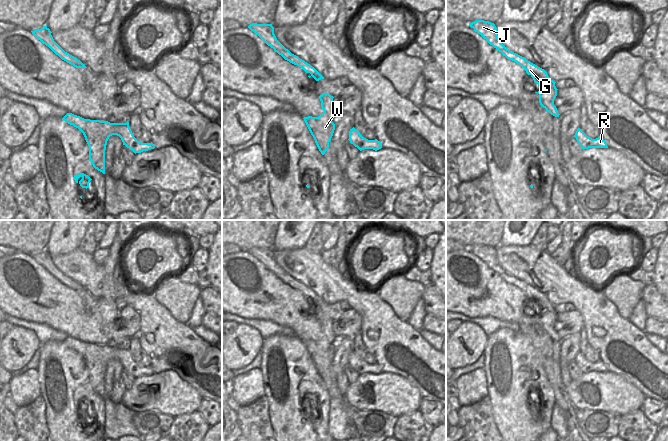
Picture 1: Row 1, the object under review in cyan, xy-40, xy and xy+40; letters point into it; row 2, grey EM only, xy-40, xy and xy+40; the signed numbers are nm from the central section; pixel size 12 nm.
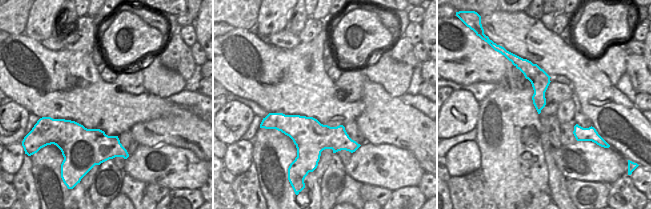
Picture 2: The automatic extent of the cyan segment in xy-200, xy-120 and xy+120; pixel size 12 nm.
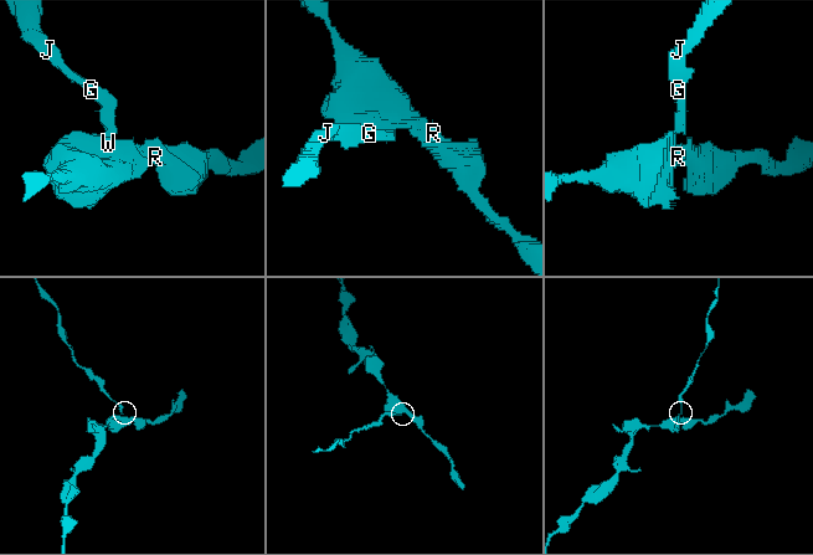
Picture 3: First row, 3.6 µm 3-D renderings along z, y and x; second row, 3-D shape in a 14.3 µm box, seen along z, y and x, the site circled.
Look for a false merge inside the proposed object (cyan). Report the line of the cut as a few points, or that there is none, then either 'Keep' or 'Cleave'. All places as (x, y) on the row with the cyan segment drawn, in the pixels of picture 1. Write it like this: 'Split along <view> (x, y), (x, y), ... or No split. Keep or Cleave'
Split along xy (324, 110), (330, 119). Cleave.

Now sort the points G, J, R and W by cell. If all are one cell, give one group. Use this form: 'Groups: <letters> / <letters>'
Groups: G J / R W.

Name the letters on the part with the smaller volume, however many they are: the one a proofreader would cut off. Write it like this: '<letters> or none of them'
G, J

